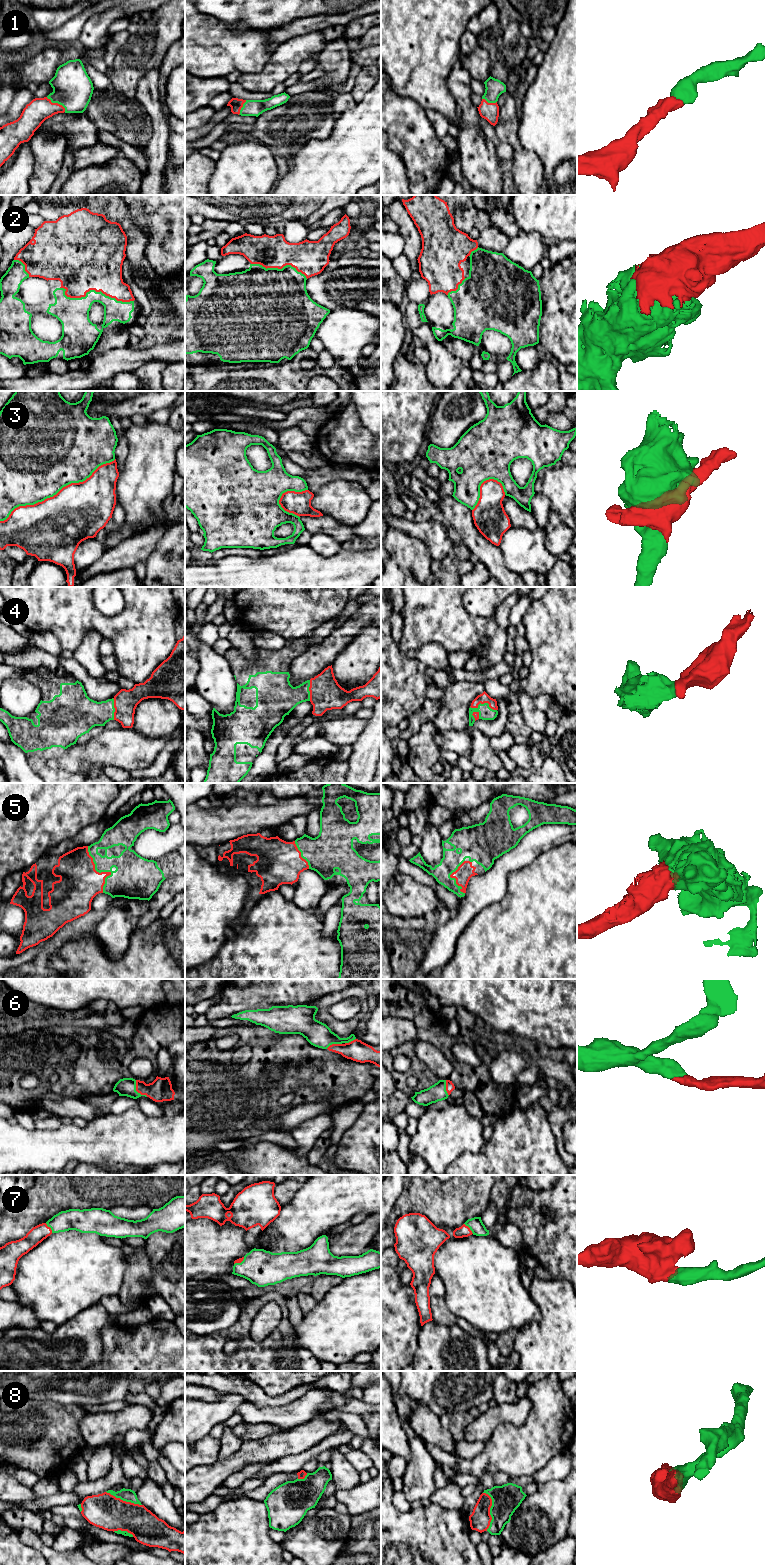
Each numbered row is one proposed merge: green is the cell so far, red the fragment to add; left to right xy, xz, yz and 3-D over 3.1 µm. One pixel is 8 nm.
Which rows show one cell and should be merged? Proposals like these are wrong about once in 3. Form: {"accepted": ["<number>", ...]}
{"accepted": ["1", "2", "4", "5", "6", "7", "8"]}

